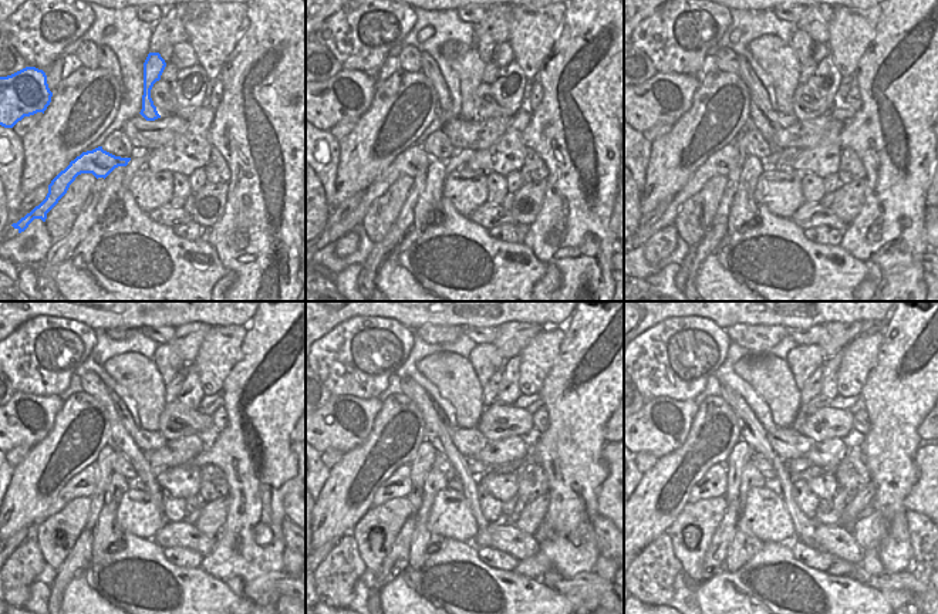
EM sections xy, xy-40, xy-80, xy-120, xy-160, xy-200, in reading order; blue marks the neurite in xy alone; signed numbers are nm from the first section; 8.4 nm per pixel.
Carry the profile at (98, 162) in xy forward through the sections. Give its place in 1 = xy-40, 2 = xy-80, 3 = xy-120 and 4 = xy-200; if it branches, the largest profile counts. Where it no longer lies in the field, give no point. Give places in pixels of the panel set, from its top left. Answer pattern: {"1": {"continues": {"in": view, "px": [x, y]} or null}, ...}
{"1": {"continues": {"in": "xy-40", "px": [414, 161]}}, "2": {"continues": {"in": "xy-80", "px": [721, 162]}}, "3": {"continues": {"in": "xy-120", "px": [81, 485]}}, "4": {"continues": {"in": "xy-200", "px": [714, 483]}}}

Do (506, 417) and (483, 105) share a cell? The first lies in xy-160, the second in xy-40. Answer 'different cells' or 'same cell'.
same cell

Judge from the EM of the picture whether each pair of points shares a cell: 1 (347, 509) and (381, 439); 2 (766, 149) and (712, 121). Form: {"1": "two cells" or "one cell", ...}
{"1": "one cell", "2": "two cells"}

